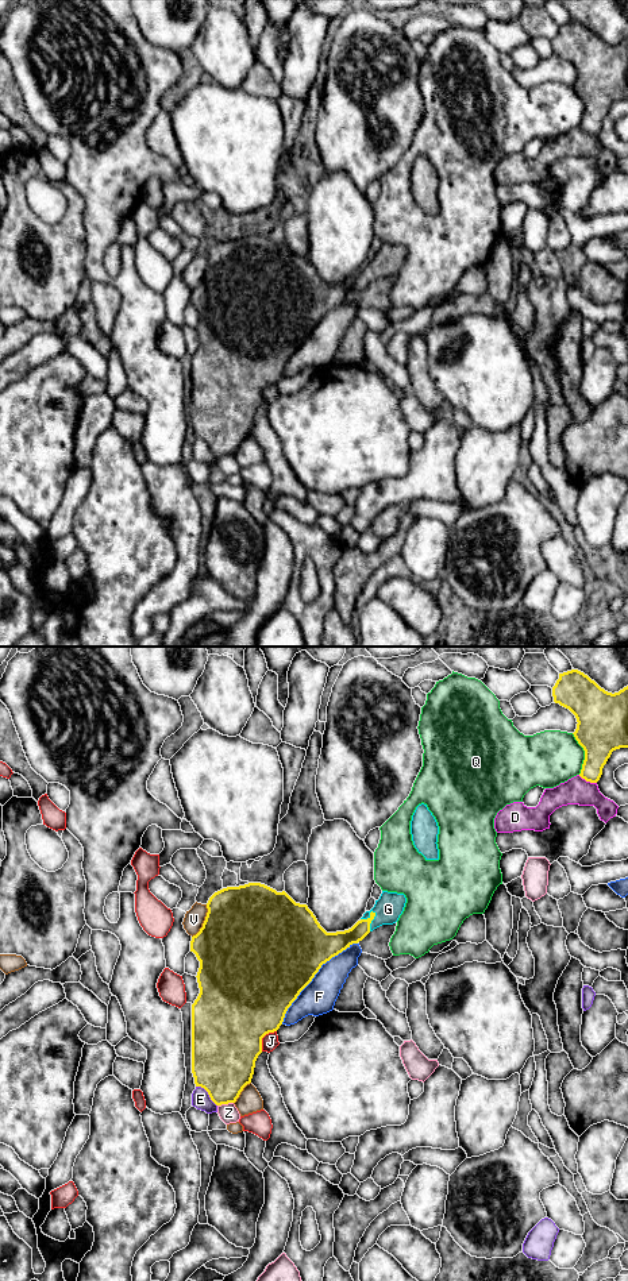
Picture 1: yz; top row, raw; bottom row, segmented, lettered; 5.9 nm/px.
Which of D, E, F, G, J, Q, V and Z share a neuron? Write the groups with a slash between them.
D J / E / F / G / Q / V / Z

